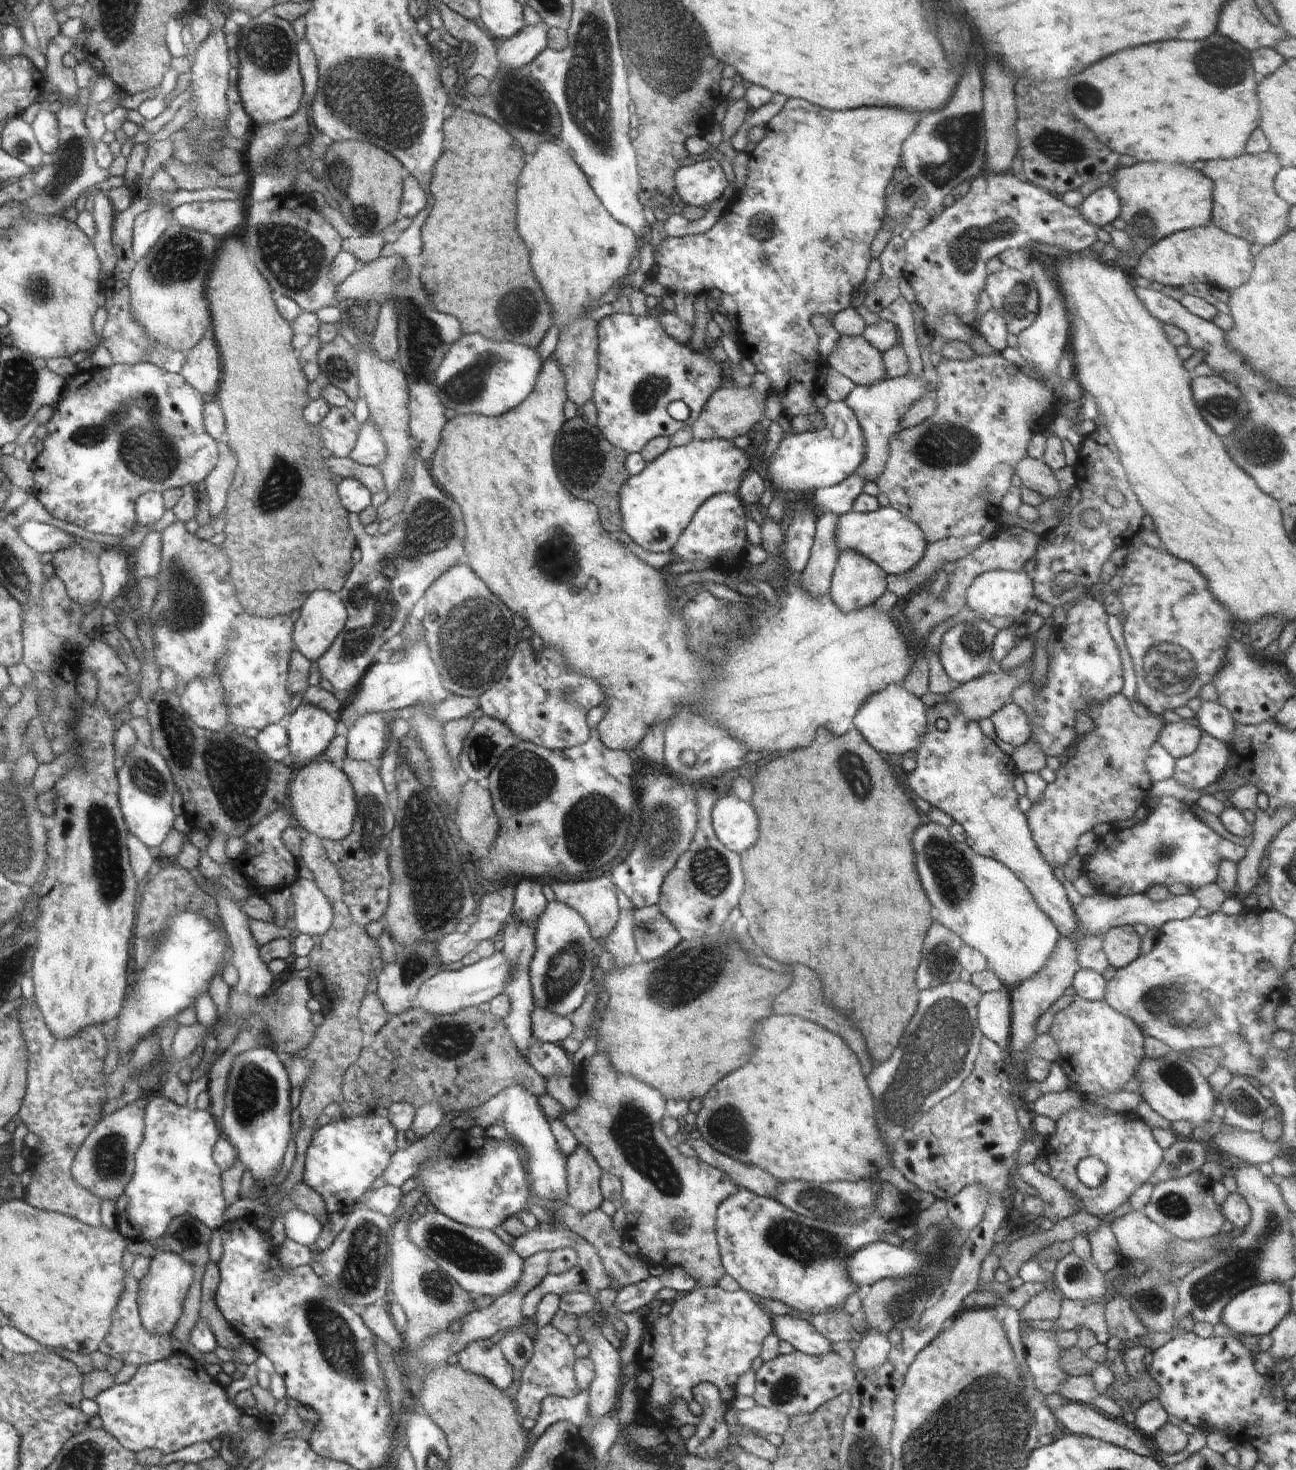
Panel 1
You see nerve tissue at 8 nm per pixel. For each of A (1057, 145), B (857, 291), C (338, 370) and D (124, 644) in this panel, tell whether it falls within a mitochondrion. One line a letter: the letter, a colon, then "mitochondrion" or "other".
A: mitochondrion
B: other
C: mitochondrion
D: other

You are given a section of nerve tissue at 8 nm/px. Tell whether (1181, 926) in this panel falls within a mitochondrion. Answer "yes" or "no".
no

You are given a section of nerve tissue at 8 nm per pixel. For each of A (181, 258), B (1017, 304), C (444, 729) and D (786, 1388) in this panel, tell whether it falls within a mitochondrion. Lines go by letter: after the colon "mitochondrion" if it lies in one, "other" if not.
A: mitochondrion
B: mitochondrion
C: other
D: mitochondrion

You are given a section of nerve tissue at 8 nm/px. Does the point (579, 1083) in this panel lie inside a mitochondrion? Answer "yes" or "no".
no

